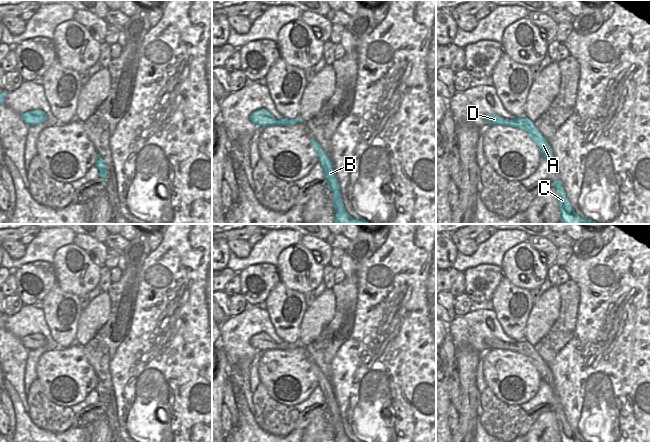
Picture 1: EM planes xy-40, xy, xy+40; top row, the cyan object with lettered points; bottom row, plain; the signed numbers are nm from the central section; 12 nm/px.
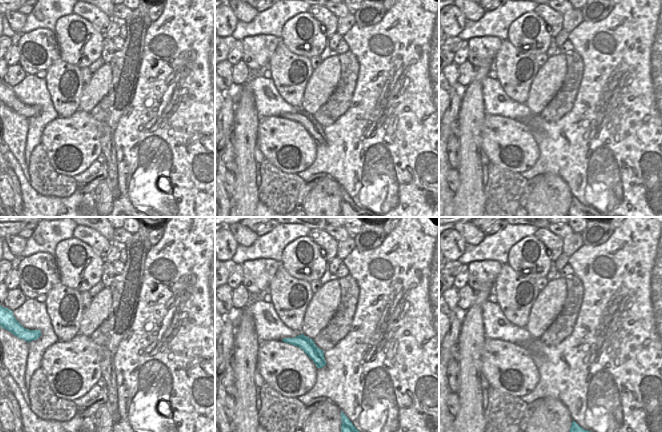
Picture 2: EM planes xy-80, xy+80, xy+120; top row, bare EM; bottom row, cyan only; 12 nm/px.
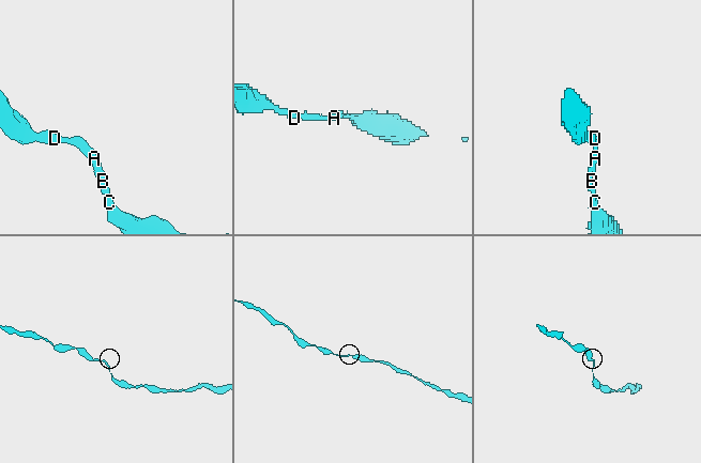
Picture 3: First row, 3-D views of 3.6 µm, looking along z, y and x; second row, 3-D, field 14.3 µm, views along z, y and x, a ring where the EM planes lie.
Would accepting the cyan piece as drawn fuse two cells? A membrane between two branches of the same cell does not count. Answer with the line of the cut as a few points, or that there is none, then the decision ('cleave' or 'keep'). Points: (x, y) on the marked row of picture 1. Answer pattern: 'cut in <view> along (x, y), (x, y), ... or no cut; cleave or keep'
no cut; keep

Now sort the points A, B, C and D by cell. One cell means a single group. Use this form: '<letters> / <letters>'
A B C D

